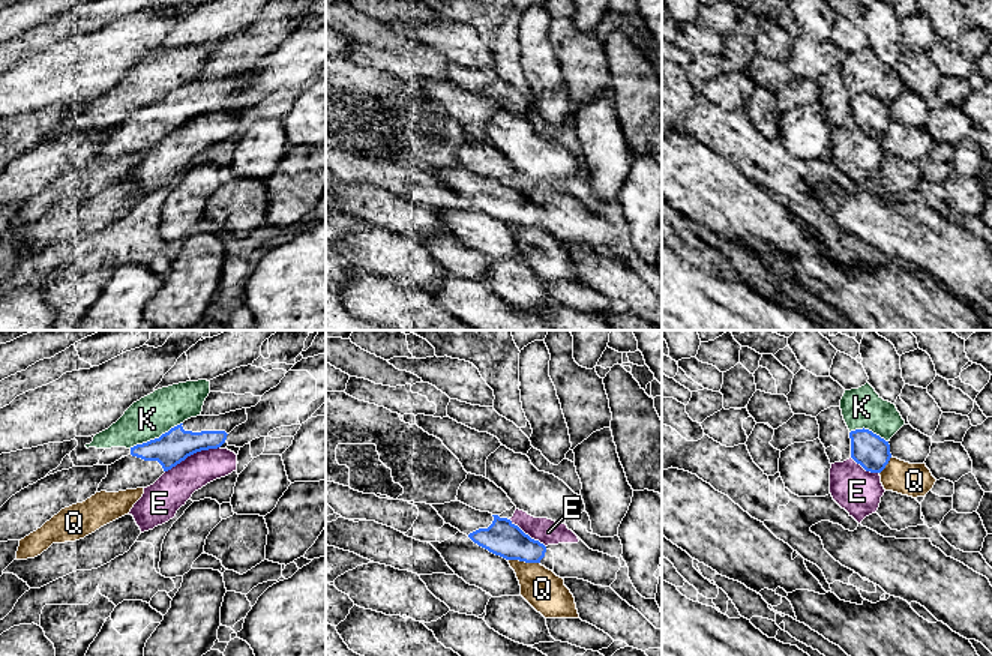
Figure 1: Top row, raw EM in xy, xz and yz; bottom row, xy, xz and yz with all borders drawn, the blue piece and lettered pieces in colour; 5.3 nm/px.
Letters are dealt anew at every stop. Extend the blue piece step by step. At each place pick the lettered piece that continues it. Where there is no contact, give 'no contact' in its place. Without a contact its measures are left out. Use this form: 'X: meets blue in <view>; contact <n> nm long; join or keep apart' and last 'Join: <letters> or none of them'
E: meets blue in xy; contact 320 nm long; keep apart
K: meets blue in xy; contact 320 nm long; keep apart
Q: meets blue in xz; contact 180 nm long; keep apart
Join: none of them

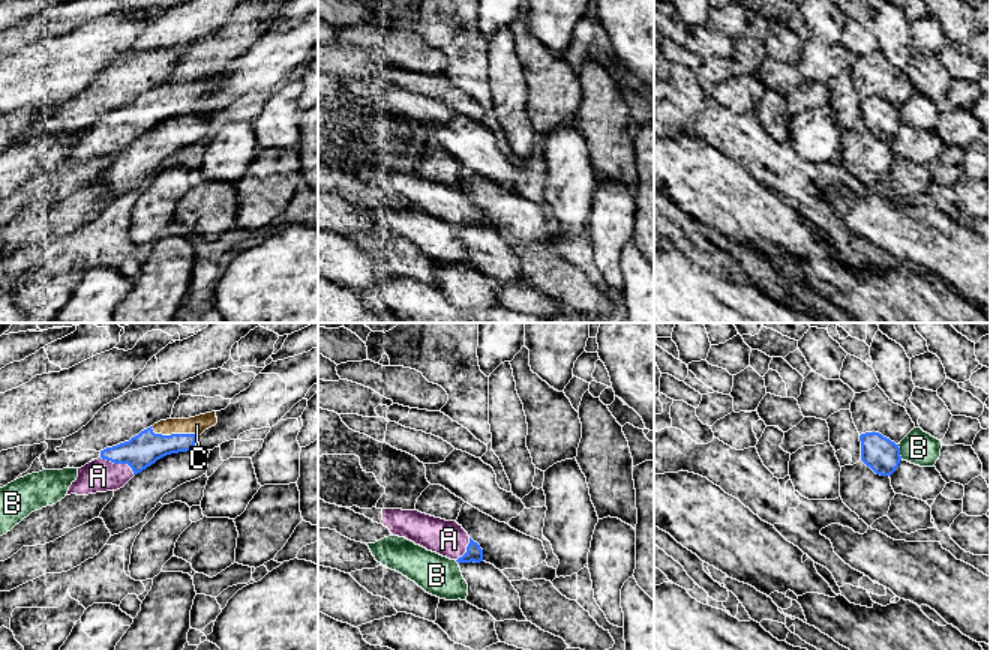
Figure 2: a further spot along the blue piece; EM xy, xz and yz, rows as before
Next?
A: meets blue in xy; contact 200 nm long; join
B: meets blue in yz; contact 80 nm long; keep apart
C: meets blue in xy; contact 260 nm long; join
Join: A, C

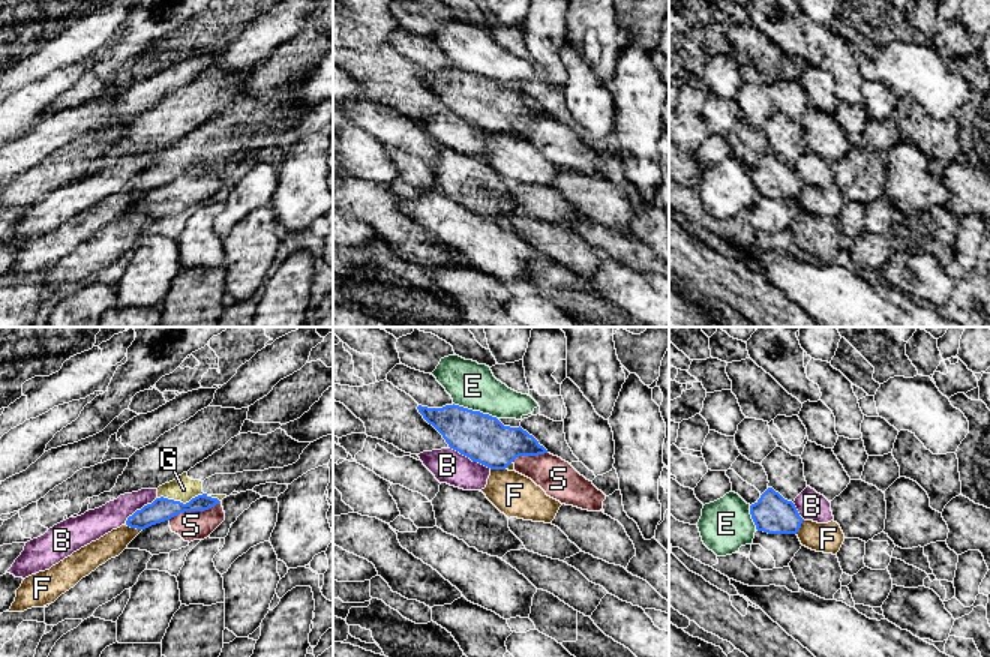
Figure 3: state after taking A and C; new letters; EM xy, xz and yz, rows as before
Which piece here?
B: meets blue in xz; contact 260 nm long; keep apart
E: meets blue in xz; contact 260 nm long; keep apart
F: meets blue in xy; contact 100 nm long; keep apart
G: meets blue in xy; contact 260 nm long; join
S: meets blue in xy; contact 300 nm long; keep apart
Join: G

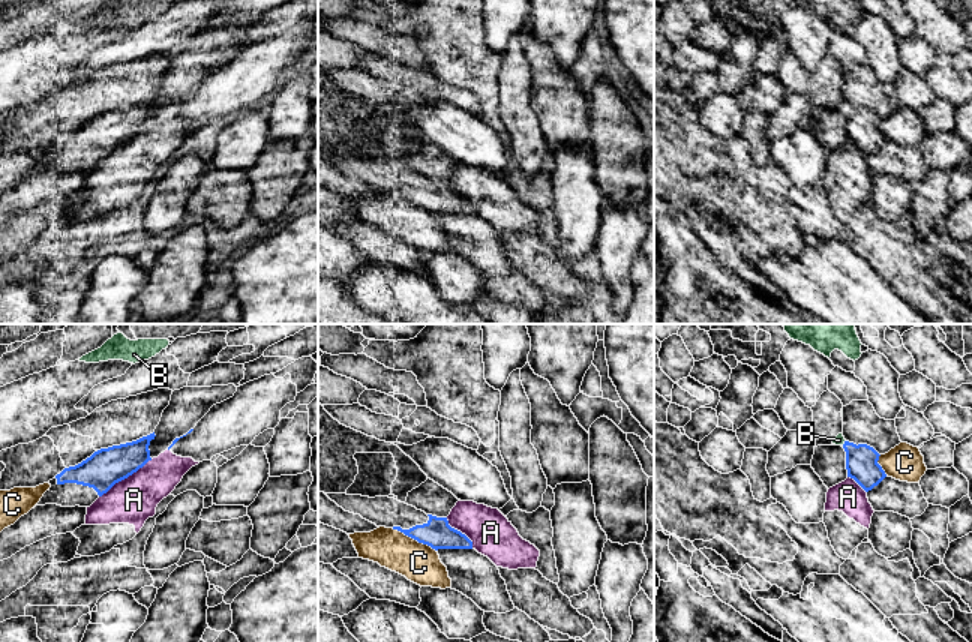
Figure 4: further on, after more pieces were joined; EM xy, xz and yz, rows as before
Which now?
A: meets blue in xy; contact 360 nm long; keep apart
B: meets blue in yz; contact 40 nm long; keep apart
C: meets blue in xz; contact 260 nm long; keep apart
Join: none of them

